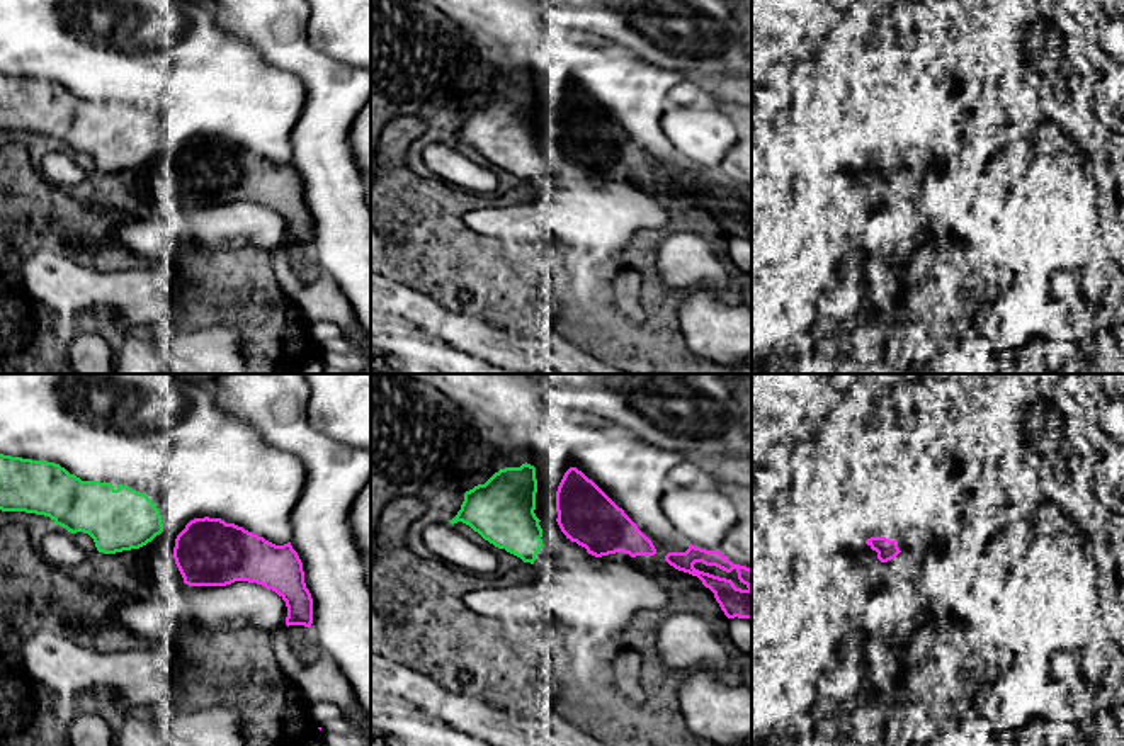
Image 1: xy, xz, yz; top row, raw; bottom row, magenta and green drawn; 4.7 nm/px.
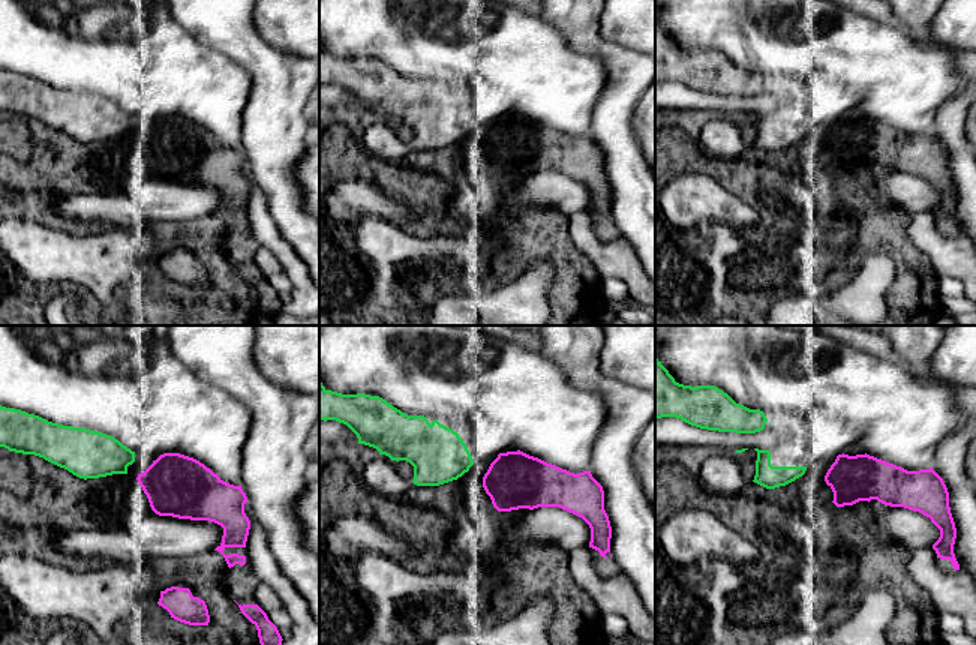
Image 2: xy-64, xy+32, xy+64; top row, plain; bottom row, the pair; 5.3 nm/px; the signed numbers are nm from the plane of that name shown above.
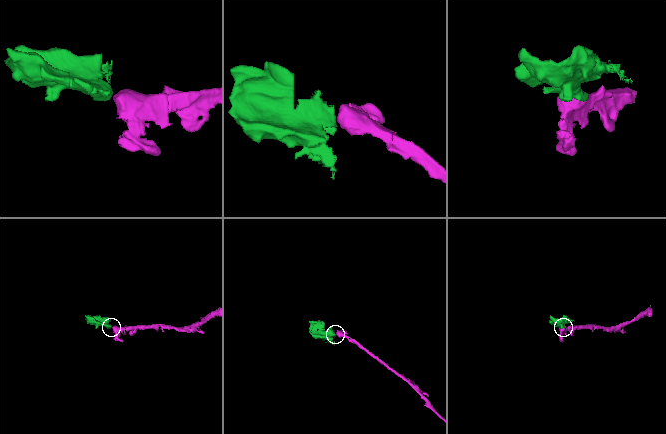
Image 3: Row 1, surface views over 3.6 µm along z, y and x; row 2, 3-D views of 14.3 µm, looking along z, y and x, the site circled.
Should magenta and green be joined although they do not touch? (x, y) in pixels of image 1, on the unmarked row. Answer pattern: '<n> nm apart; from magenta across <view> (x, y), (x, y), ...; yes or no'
80 nm apart; from magenta across xy (175, 158), (162, 150); no

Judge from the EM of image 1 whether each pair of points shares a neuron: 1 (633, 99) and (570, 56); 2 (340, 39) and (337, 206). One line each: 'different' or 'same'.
1: same
2: different

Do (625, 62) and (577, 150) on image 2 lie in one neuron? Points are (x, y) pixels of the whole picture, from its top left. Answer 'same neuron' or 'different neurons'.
different neurons

